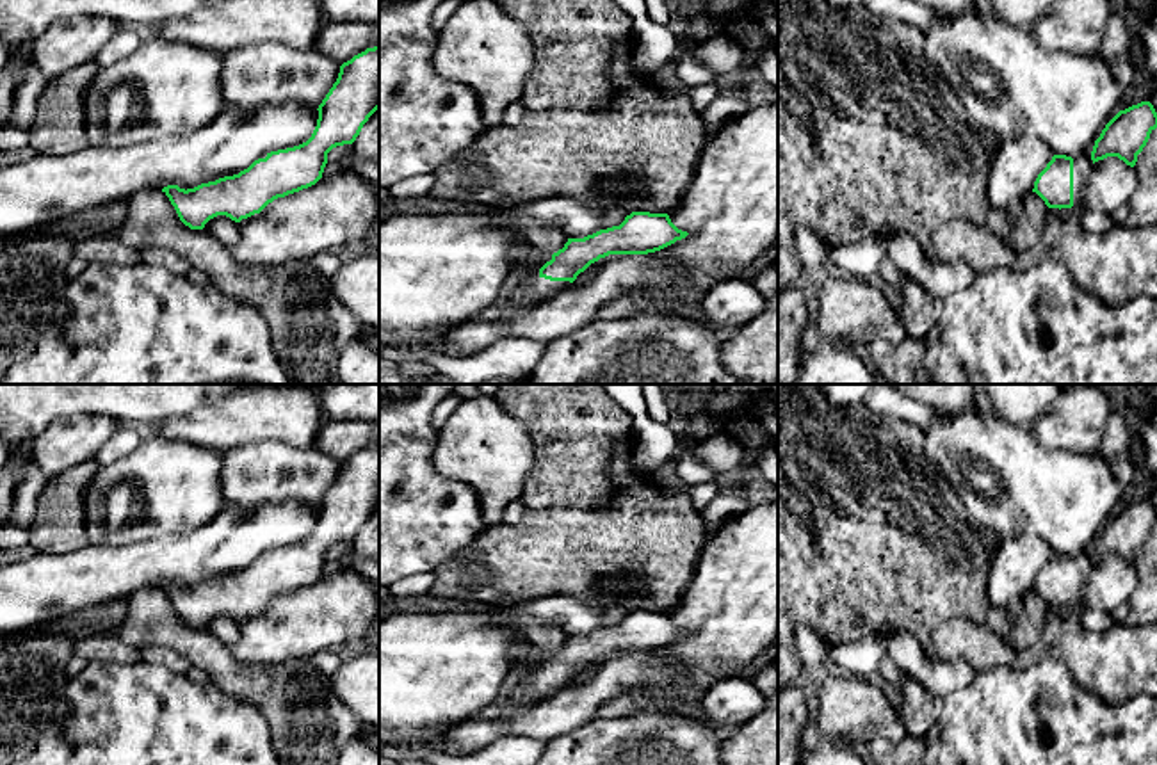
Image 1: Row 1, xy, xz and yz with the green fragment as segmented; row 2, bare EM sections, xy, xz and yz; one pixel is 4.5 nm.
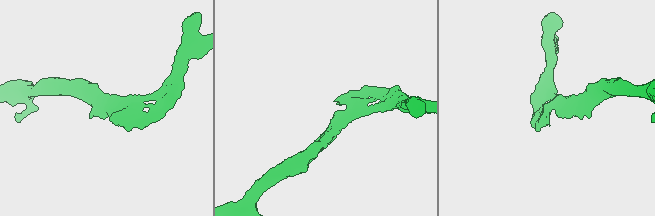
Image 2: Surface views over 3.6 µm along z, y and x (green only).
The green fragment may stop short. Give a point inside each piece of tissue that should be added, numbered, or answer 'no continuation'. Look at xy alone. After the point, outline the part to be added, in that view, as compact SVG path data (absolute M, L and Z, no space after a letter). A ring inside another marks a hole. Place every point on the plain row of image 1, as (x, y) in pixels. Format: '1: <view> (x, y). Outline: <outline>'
no continuation

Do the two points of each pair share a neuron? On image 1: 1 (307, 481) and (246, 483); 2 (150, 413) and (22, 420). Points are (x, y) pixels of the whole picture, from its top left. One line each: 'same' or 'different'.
1: same
2: same

